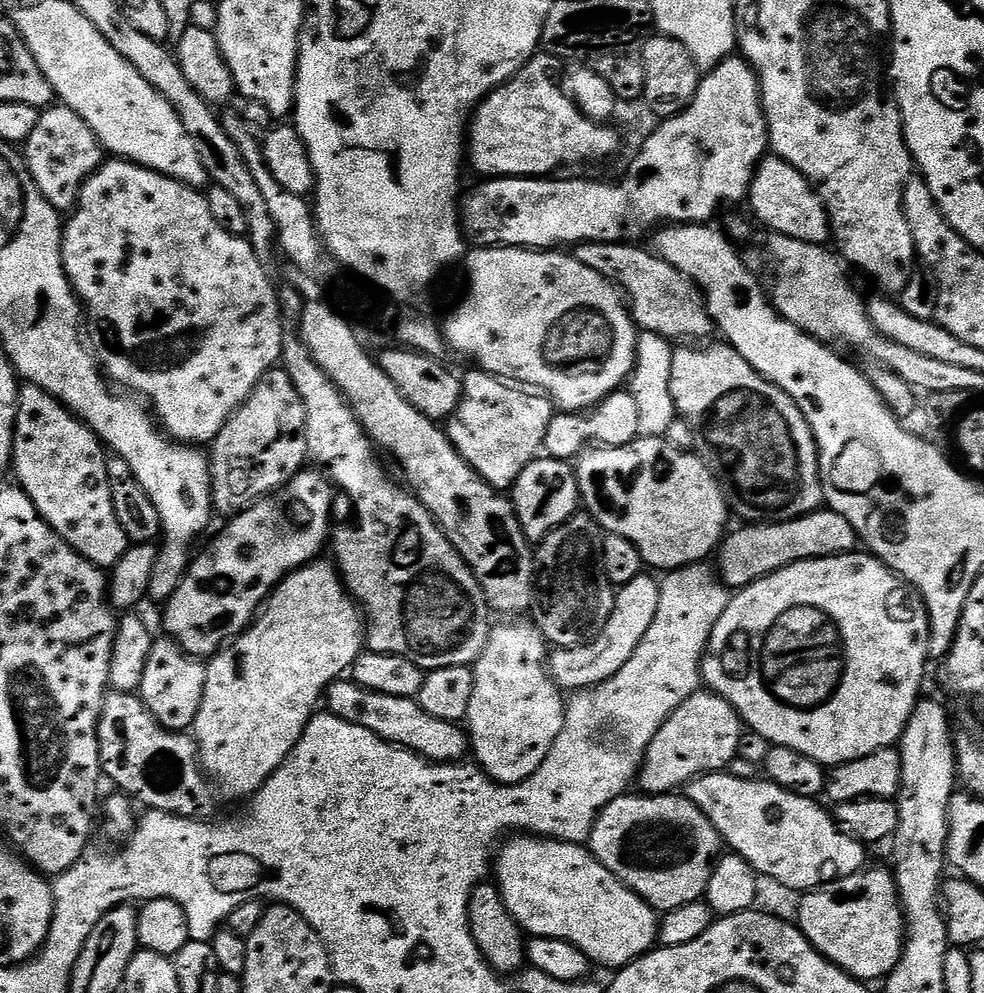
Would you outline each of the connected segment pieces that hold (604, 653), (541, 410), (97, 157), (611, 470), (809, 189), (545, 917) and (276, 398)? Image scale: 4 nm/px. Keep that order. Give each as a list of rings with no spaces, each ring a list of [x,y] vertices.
[[[641,574],[631,582],[619,585],[616,592],[614,610],[606,622],[606,626],[589,642],[577,648],[556,648],[548,657],[548,671],[560,689],[565,693],[575,694],[585,688],[597,688],[602,682],[614,678],[626,662],[630,662],[634,650],[638,650],[638,642],[650,630],[650,622],[654,622],[654,614],[658,614],[658,598],[660,597],[660,580],[657,577]]]
[[[475,371],[468,377],[466,375],[463,377],[460,405],[446,424],[448,439],[462,454],[462,458],[466,458],[466,462],[475,467],[480,477],[487,480],[493,488],[508,490],[520,477],[522,470],[526,470],[526,466],[530,466],[530,462],[541,455],[545,447],[547,428],[554,415],[554,405],[543,394],[513,386],[503,379],[490,375],[489,372]]]
[[[49,106],[41,111],[34,134],[24,141],[22,155],[46,202],[50,202],[57,212],[68,214],[75,209],[84,183],[98,171],[106,153],[94,130],[86,126],[77,112],[63,106]]]
[[[658,436],[637,438],[617,448],[589,447],[580,453],[574,464],[580,482],[580,499],[587,515],[597,520],[605,533],[634,542],[649,569],[671,570],[707,561],[707,556],[717,551],[729,527],[728,504],[724,501],[724,492],[715,474],[708,469],[707,462],[696,454]]]
[[[772,154],[760,161],[752,177],[751,200],[751,215],[756,215],[766,227],[773,228],[773,233],[807,244],[824,246],[829,243],[832,226],[828,222],[828,212],[820,201],[819,192],[797,168],[787,164],[779,156]]]
[[[516,834],[509,840],[512,841],[508,845],[505,843],[495,857],[494,876],[496,872],[496,877],[494,877],[494,883],[499,888],[506,906],[510,910],[510,914],[529,937],[541,936],[542,938],[554,938],[562,942],[570,942],[574,946],[578,946],[578,950],[582,950],[582,954],[586,954],[593,965],[600,967],[601,964],[604,968],[612,968],[611,970],[624,968],[630,962],[638,959],[638,957],[645,956],[648,952],[652,951],[658,940],[658,913],[656,909],[651,908],[638,893],[631,892],[614,873],[606,870],[606,866],[602,866],[602,862],[598,862],[598,858],[592,855],[591,851],[585,845],[571,844],[570,842],[562,842],[561,840],[550,840],[531,834]]]
[[[277,366],[259,380],[244,405],[211,441],[212,502],[217,513],[231,518],[257,500],[273,495],[294,479],[309,459],[306,406],[290,374]]]

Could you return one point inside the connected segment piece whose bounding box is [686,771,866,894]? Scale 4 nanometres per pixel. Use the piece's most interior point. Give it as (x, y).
(795, 841)

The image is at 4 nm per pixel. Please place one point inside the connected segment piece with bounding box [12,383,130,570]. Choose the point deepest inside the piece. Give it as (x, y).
(60, 462)

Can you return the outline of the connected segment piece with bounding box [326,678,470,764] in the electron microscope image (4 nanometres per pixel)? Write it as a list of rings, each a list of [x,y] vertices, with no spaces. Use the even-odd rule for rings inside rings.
[[[341,678],[328,687],[326,708],[338,718],[354,722],[354,726],[366,726],[366,730],[378,734],[378,738],[386,742],[425,756],[433,764],[454,764],[463,761],[470,752],[470,737],[459,723],[426,714],[411,696],[382,694],[364,688],[351,678]]]

